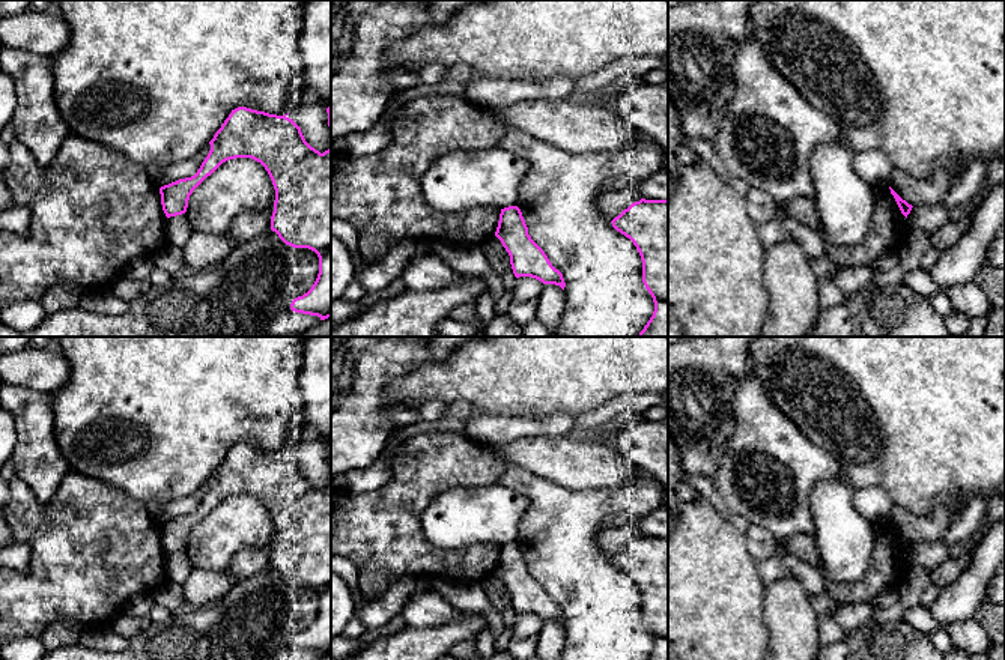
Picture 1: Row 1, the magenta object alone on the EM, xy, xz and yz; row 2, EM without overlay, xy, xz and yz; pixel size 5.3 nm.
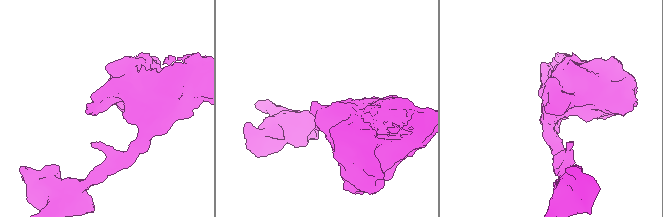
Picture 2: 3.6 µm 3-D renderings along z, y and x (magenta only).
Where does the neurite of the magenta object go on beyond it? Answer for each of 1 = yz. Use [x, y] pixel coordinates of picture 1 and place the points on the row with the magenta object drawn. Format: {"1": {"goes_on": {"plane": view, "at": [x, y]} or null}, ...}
{"1": {"goes_on": null}}

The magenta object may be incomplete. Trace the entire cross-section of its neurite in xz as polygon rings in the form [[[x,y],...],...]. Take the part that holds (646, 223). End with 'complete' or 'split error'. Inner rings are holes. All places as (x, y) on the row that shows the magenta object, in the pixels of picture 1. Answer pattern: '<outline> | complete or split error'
[[[641,198],[611,223],[636,247],[642,260],[642,283],[654,302],[653,316],[638,337],[668,337],[668,200]]] | complete

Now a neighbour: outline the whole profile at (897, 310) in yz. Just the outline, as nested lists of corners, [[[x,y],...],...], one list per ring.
[[[903,283],[864,289],[855,320],[858,337],[951,337],[930,301]]]

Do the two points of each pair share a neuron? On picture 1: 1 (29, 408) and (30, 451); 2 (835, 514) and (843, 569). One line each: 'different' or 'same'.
1: same
2: same

